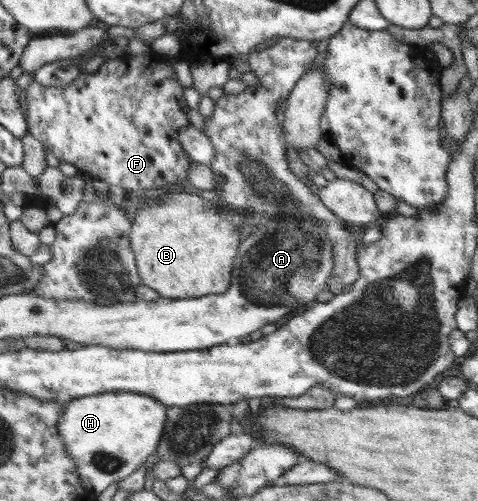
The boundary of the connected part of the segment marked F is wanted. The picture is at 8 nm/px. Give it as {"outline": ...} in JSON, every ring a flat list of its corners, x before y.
{"outline":[[151,51,143,54,129,55,126,53,119,58,107,58,101,66,94,73,81,73,81,76,73,79,67,88,59,87,47,87,41,83,31,83,26,92,27,101,27,122,28,133,31,133,38,139,46,149,51,150,53,155,57,157,61,162,71,163,75,165,79,171,79,176,87,180,98,179,103,180,109,185,117,185,122,187,127,193,129,191,139,191,139,189,159,189,165,187,171,183,185,183,187,179,187,171,193,163,193,159,189,158,179,142,179,131,187,129,191,124,187,118,186,100,184,97,184,87,179,84,177,76,173,68,165,66,166,58]]}

